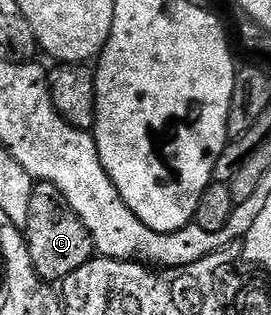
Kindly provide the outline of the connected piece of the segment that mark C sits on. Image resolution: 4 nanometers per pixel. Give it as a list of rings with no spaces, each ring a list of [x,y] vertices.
[[[38,182],[32,192],[32,205],[28,208],[28,224],[24,227],[28,252],[32,256],[34,270],[44,282],[61,283],[81,265],[88,264],[95,257],[94,241],[84,228],[80,216],[72,212],[64,192],[47,182]]]

